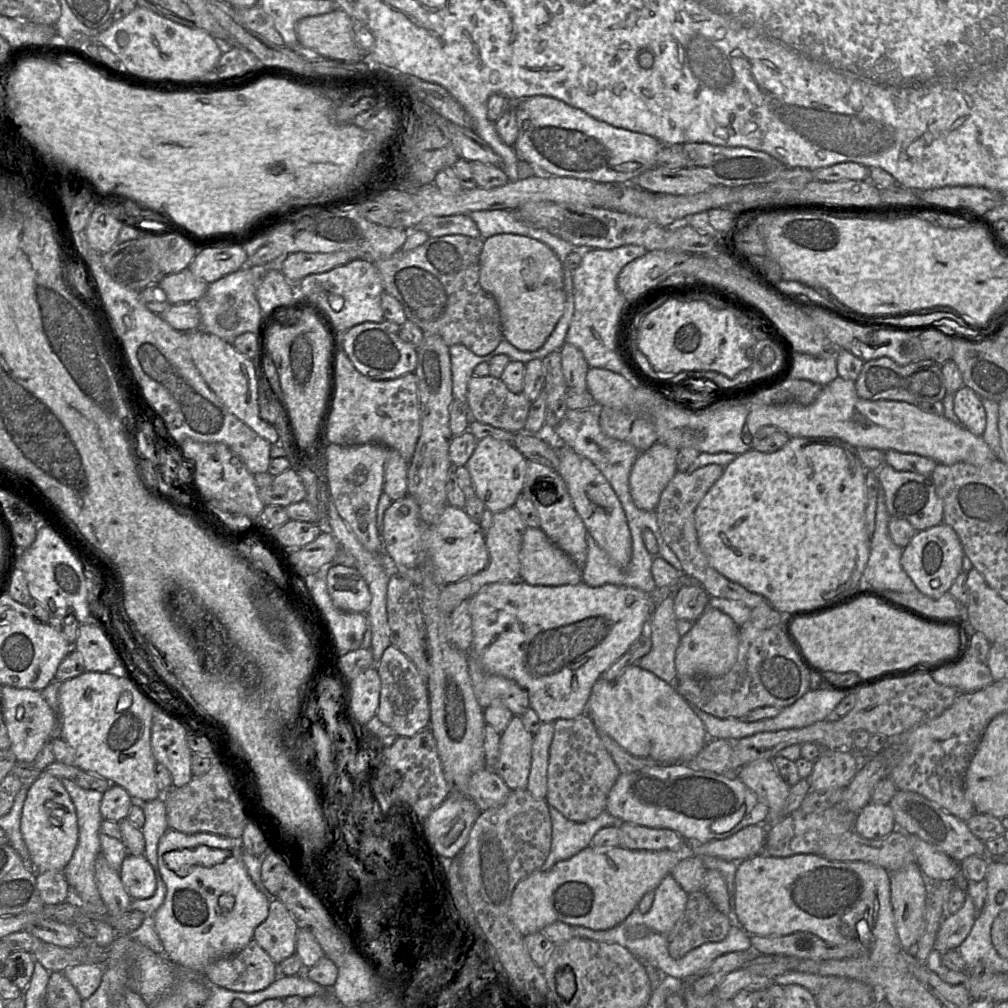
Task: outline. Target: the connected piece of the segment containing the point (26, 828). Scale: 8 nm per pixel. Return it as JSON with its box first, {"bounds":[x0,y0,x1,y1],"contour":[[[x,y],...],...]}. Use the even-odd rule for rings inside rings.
{"bounds":[20,773,78,873],"contour":[[[43,773],[28,786],[20,832],[29,852],[30,866],[36,873],[64,870],[78,843],[78,824],[74,804],[59,778]]]}

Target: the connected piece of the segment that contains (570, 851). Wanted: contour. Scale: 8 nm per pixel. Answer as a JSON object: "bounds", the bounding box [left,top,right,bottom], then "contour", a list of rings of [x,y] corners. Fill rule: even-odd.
{"bounds":[541,807,622,870],"contour":[[[549,807],[552,824],[550,852],[541,869],[548,870],[557,862],[567,860],[590,846],[593,836],[601,828],[618,826],[622,821],[603,811],[586,822],[574,822],[565,818],[556,808]]]}

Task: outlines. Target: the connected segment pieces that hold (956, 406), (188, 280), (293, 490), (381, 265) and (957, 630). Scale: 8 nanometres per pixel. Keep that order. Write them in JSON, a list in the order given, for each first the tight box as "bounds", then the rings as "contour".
[{"bounds":[953,386,986,436],"contour":[[[962,386],[953,400],[953,410],[960,424],[976,436],[982,436],[986,428],[986,412],[981,399],[972,389]]]},{"bounds":[158,268,209,305],"contour":[[[188,268],[165,275],[158,284],[165,292],[170,305],[196,302],[202,297],[209,284],[196,277]]]},{"bounds":[258,468,306,507],"contour":[[[289,468],[274,476],[269,486],[258,489],[258,496],[264,506],[286,507],[303,501],[306,492],[295,469]]]},{"bounds":[375,235,504,356],"contour":[[[446,235],[429,238],[413,250],[407,252],[399,250],[375,263],[383,282],[384,292],[401,303],[407,320],[416,324],[424,334],[439,335],[447,346],[462,344],[478,356],[491,353],[504,338],[497,302],[479,283],[482,247],[481,238]]]},{"bounds":[792,597,963,678],"contour":[[[862,597],[819,616],[797,619],[792,625],[792,632],[803,654],[813,665],[829,672],[855,672],[860,678],[897,668],[955,662],[963,651],[963,633],[959,624],[926,624],[872,597]]]}]

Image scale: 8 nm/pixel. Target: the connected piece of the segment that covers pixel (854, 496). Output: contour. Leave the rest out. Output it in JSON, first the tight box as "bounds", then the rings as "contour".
{"bounds":[695,437,870,615],"contour":[[[791,437],[781,449],[764,453],[751,449],[740,454],[724,468],[722,476],[714,483],[695,510],[695,526],[700,547],[710,565],[725,578],[750,592],[762,595],[778,612],[788,615],[815,607],[845,595],[863,585],[862,575],[870,555],[870,540],[865,525],[865,476],[858,450],[850,443],[836,437]]]}

